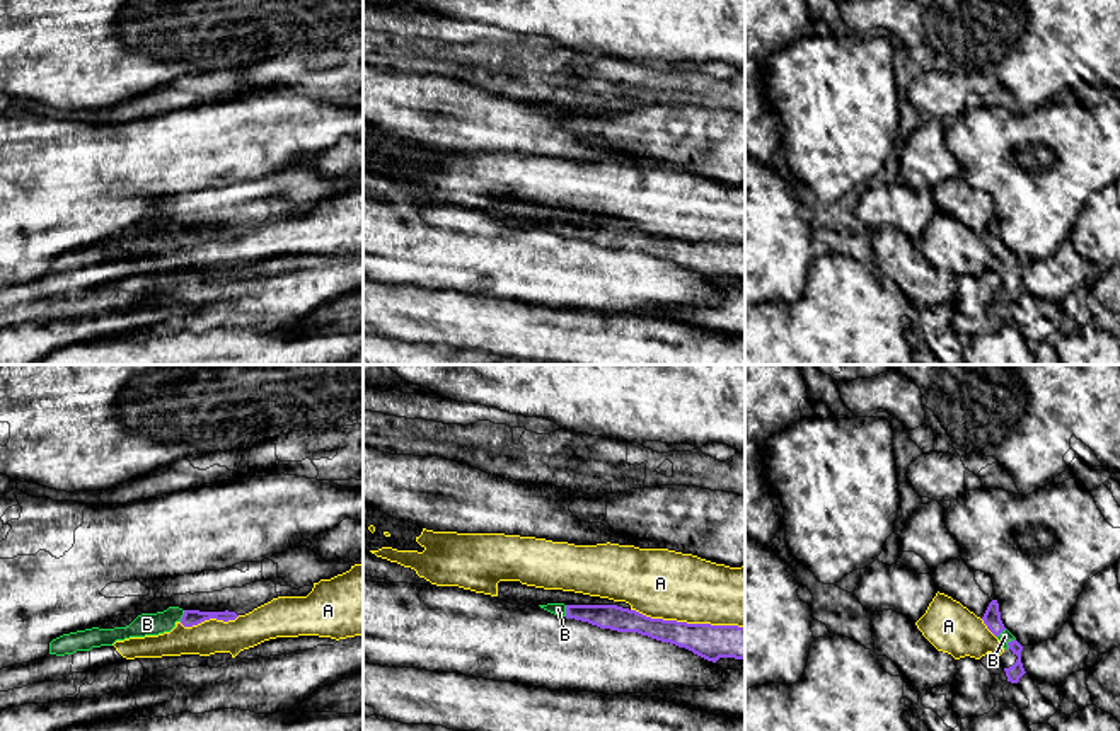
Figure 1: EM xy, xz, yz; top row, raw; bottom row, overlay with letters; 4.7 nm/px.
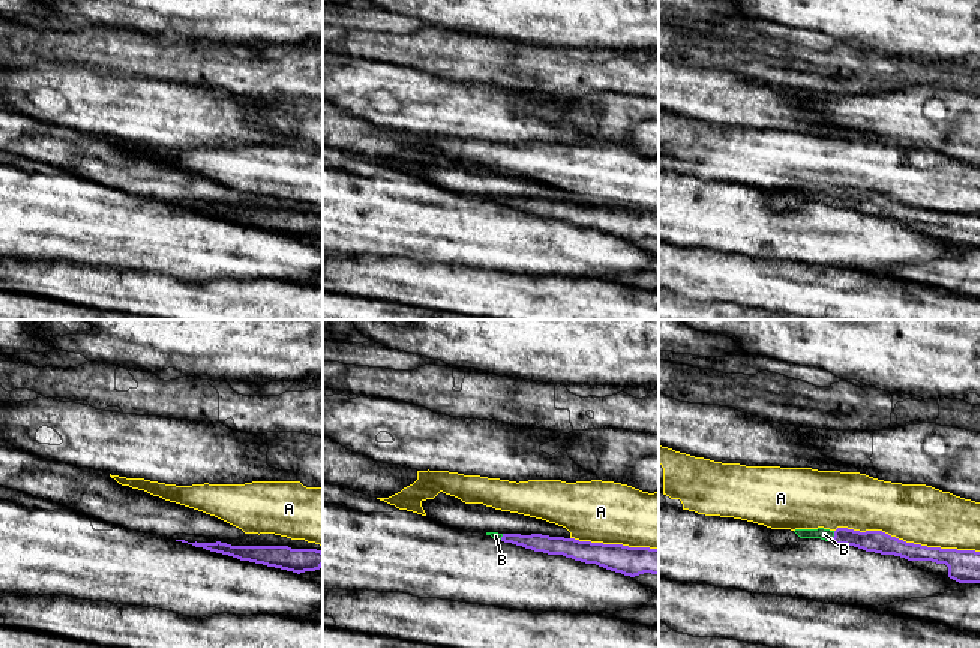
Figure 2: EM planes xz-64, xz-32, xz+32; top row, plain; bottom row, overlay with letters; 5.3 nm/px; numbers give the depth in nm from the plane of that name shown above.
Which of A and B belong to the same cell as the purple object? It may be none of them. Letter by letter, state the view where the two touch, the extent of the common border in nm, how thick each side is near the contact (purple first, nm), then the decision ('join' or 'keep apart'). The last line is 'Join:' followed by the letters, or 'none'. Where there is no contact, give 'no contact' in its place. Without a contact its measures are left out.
A: meets purple in xz; contact 550 nm long; 160 nm thick on the purple side, 320 nm on the other; keep apart
B: meets purple in yz; contact 70 nm long; 70 nm thick on the purple side, 60 nm on the other; join
Join: B

